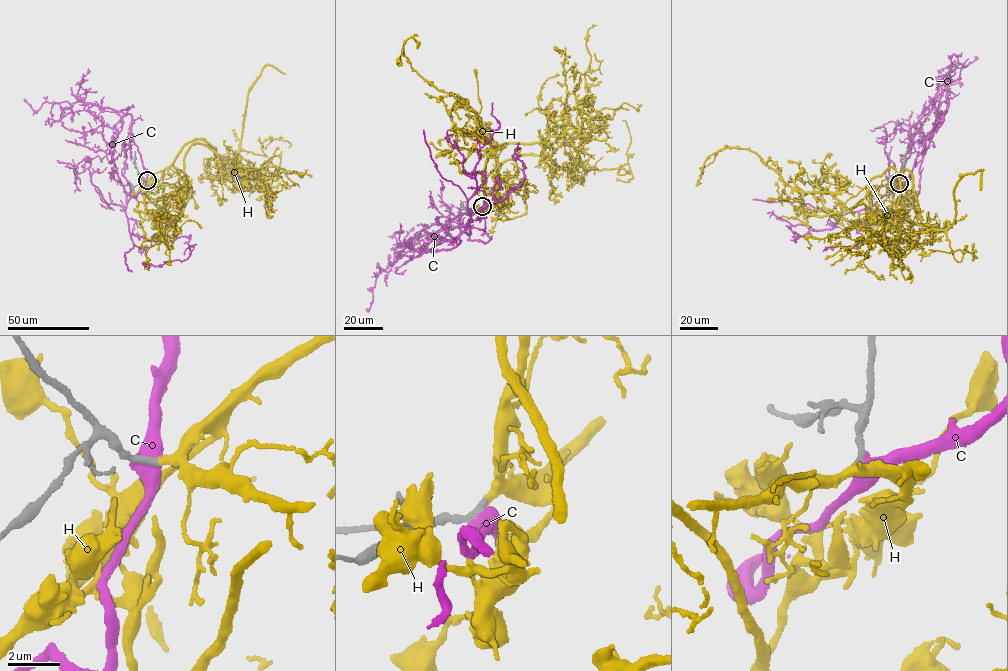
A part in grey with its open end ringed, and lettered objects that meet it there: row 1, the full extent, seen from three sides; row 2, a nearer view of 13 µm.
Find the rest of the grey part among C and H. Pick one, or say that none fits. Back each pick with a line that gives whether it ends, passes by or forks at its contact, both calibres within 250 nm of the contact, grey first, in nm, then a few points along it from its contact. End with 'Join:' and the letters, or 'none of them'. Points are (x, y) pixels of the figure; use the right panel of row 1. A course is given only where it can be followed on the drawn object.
H: it passes by | 280/240 nm | via (899, 183), (909, 171), (931, 228), (871, 248), (862, 237), (830, 243)
Join: H

